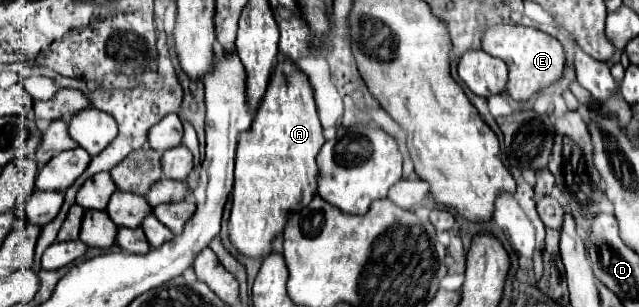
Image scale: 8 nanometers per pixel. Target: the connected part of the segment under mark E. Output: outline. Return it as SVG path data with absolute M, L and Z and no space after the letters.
M523 25L487 27L487 31L483 31L481 35L481 49L507 63L509 67L507 95L513 101L527 101L533 93L553 85L563 75L565 53L561 43L535 27L523 27Z

